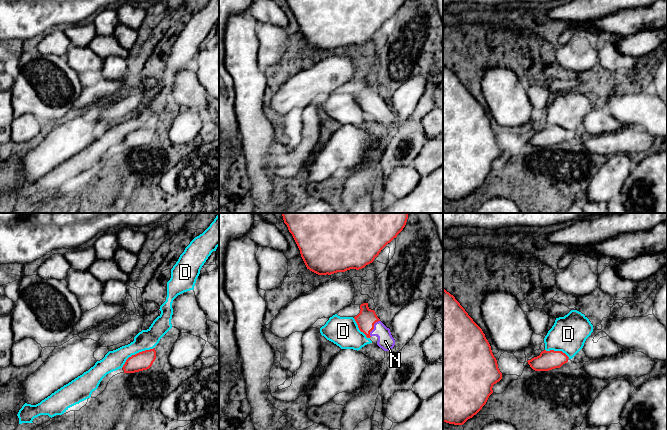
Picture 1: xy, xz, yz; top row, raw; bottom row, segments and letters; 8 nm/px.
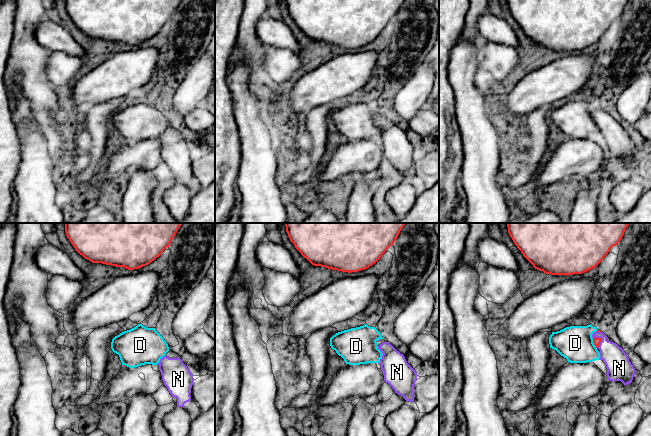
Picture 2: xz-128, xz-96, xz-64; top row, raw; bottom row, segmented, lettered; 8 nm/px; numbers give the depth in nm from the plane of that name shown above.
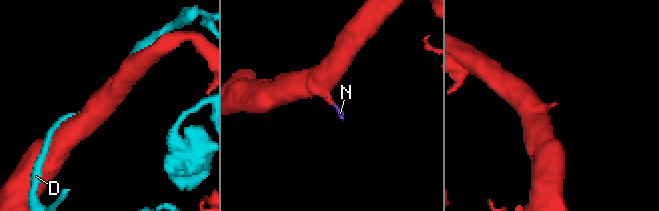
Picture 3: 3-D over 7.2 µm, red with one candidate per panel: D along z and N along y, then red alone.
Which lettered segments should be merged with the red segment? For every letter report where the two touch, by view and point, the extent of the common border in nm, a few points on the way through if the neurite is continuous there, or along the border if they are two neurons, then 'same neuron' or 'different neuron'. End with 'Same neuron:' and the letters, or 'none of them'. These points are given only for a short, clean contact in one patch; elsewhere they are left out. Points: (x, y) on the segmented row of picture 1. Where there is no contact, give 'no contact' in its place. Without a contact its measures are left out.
D: meets red in xy at (137, 353); contact 300 nm long; different neuron
N: meets red in xz at (373, 328); contact 150 nm long; runs through xz (366, 319), (373, 328), (385, 341); same neuron
Same neuron: N

